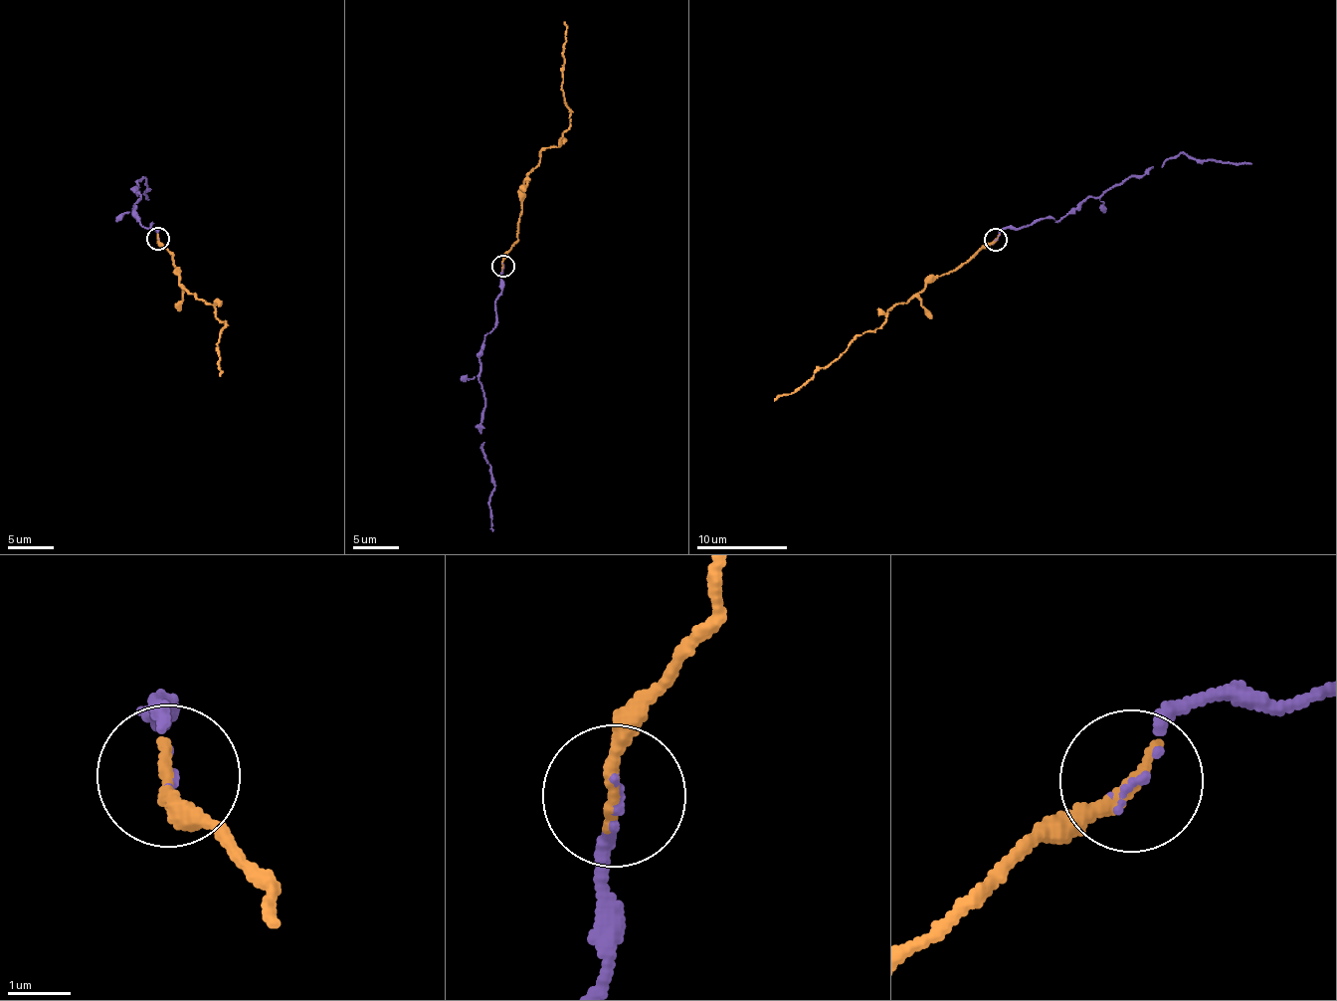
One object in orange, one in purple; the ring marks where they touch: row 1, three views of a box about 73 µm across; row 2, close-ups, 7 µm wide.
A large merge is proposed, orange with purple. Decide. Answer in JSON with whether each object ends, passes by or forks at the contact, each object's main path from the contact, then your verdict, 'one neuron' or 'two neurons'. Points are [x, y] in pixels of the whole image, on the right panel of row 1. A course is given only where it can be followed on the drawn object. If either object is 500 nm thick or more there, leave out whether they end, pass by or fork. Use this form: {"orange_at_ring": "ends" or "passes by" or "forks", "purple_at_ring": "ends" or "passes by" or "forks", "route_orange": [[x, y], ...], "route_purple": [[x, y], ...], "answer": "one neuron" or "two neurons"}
{"orange_at_ring": "ends", "purple_at_ring": "ends", "route_orange": [[995, 239], [890, 309], [881, 324], [854, 338], [834, 360], [791, 393], [775, 400]], "route_purple": [[997, 239], [1006, 228], [1055, 220], [1183, 153], [1250, 164]], "answer": "one neuron"}

